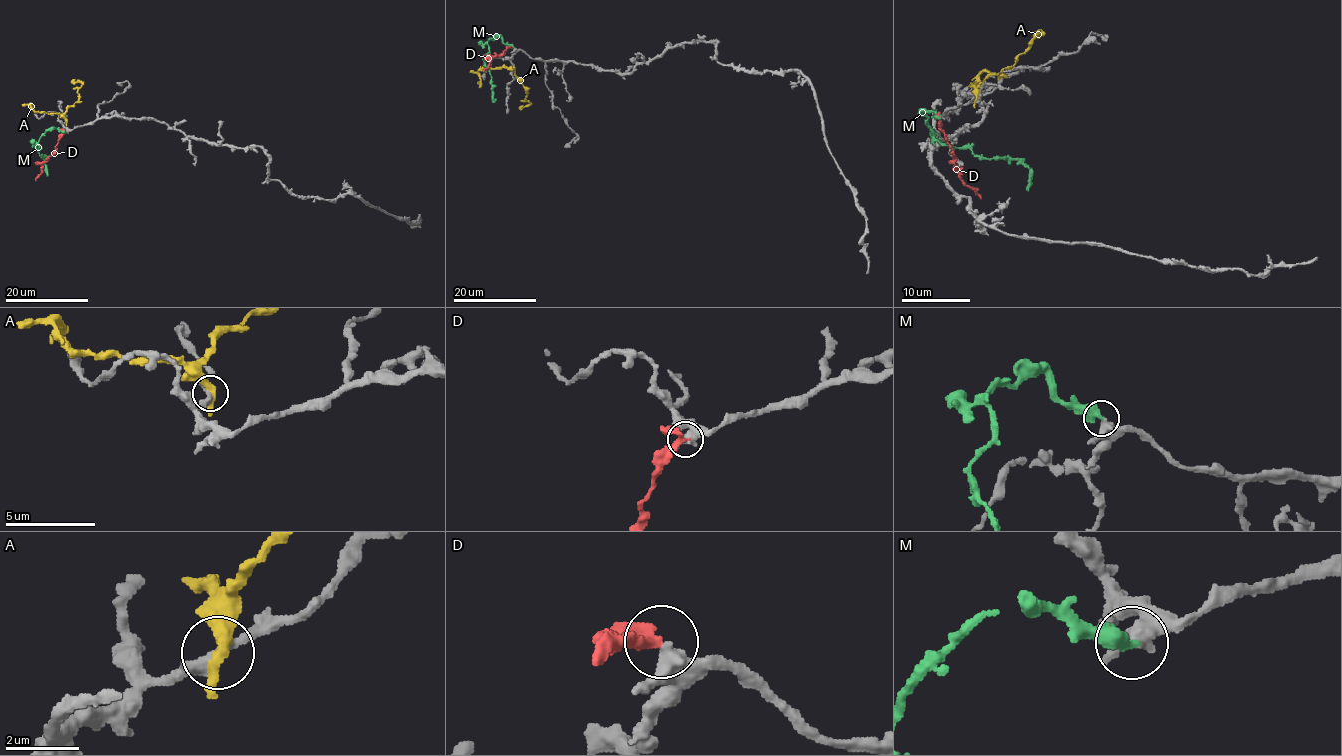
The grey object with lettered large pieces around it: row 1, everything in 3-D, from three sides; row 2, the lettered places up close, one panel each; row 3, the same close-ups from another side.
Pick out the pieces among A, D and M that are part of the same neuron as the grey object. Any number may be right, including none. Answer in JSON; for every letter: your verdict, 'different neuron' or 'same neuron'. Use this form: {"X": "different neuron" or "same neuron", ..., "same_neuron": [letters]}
{"A": "different neuron", "D": "different neuron", "M": "same neuron", "same_neuron": ["M"]}

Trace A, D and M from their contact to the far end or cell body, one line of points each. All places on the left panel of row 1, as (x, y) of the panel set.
A: (66, 121), (64, 112), (78, 100), (78, 90), (82, 85), (71, 80)
D: (65, 131), (35, 181)
M: (65, 132), (49, 129), (39, 139), (40, 148), (35, 150), (43, 156), (47, 176)

